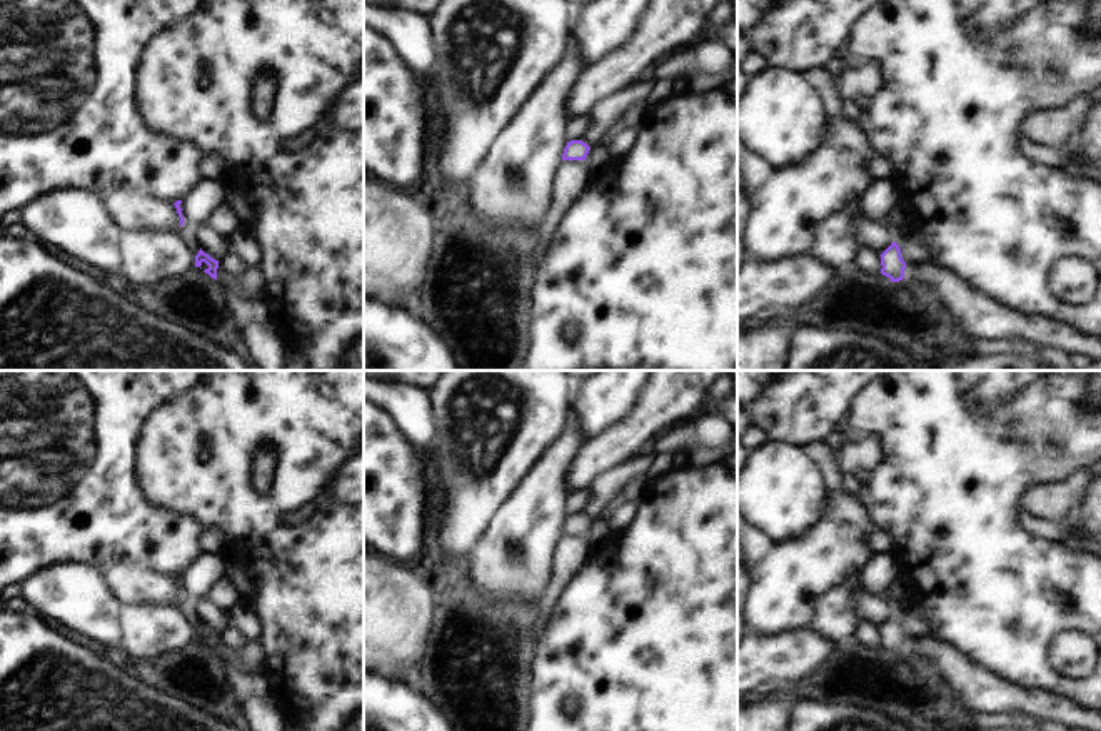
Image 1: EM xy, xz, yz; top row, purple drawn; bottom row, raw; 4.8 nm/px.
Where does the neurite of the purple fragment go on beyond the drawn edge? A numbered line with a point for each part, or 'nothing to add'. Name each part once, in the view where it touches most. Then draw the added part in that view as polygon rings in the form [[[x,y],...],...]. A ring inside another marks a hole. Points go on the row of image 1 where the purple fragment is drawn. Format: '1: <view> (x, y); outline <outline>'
nothing to add

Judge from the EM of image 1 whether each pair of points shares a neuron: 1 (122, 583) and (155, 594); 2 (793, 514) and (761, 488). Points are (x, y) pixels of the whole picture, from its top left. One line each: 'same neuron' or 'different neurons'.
1: same neuron
2: same neuron

